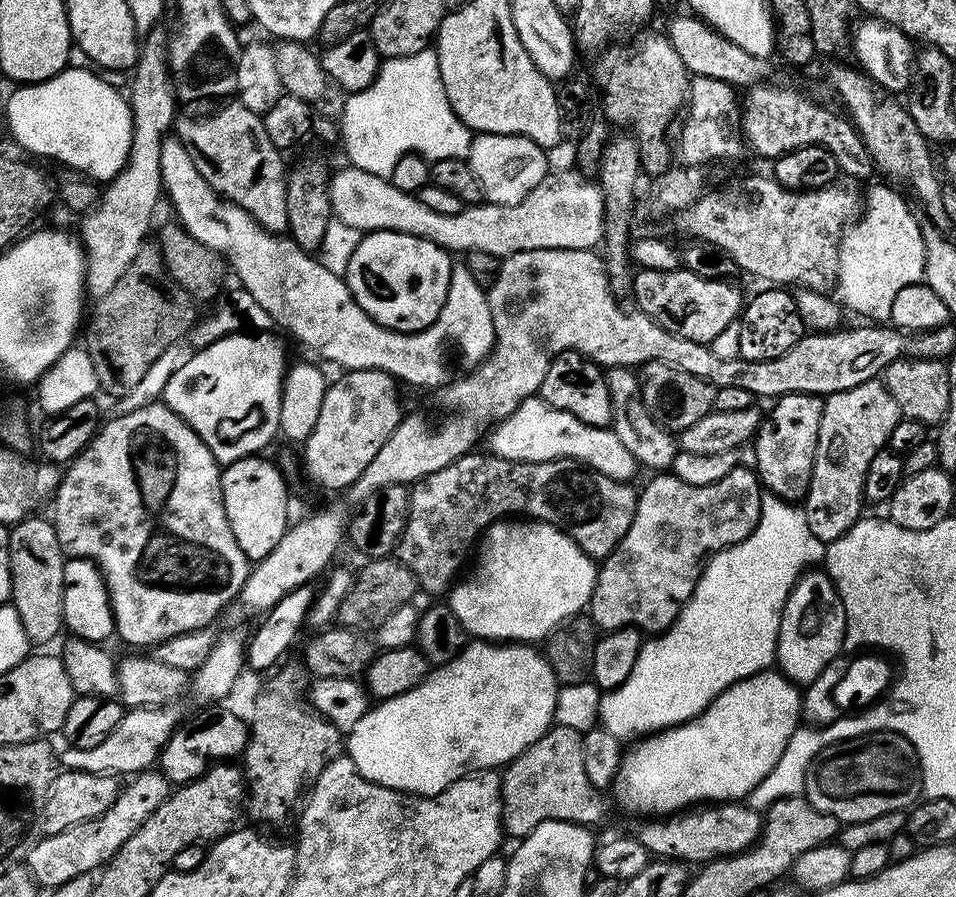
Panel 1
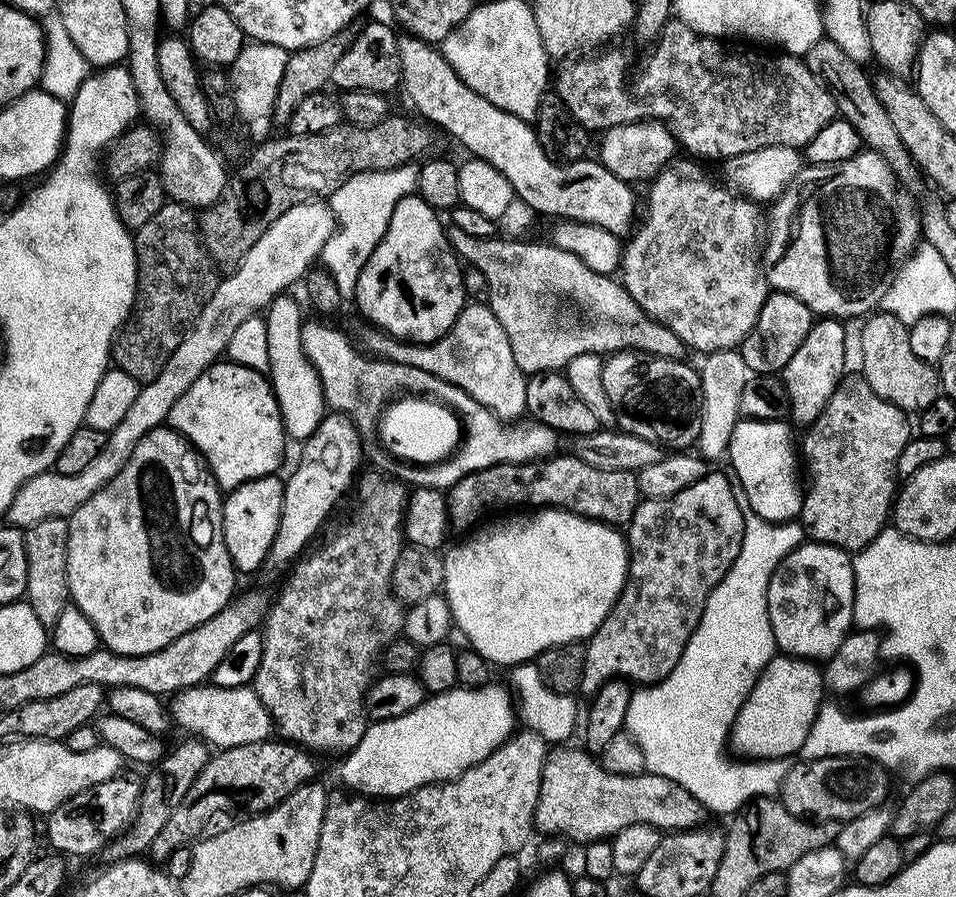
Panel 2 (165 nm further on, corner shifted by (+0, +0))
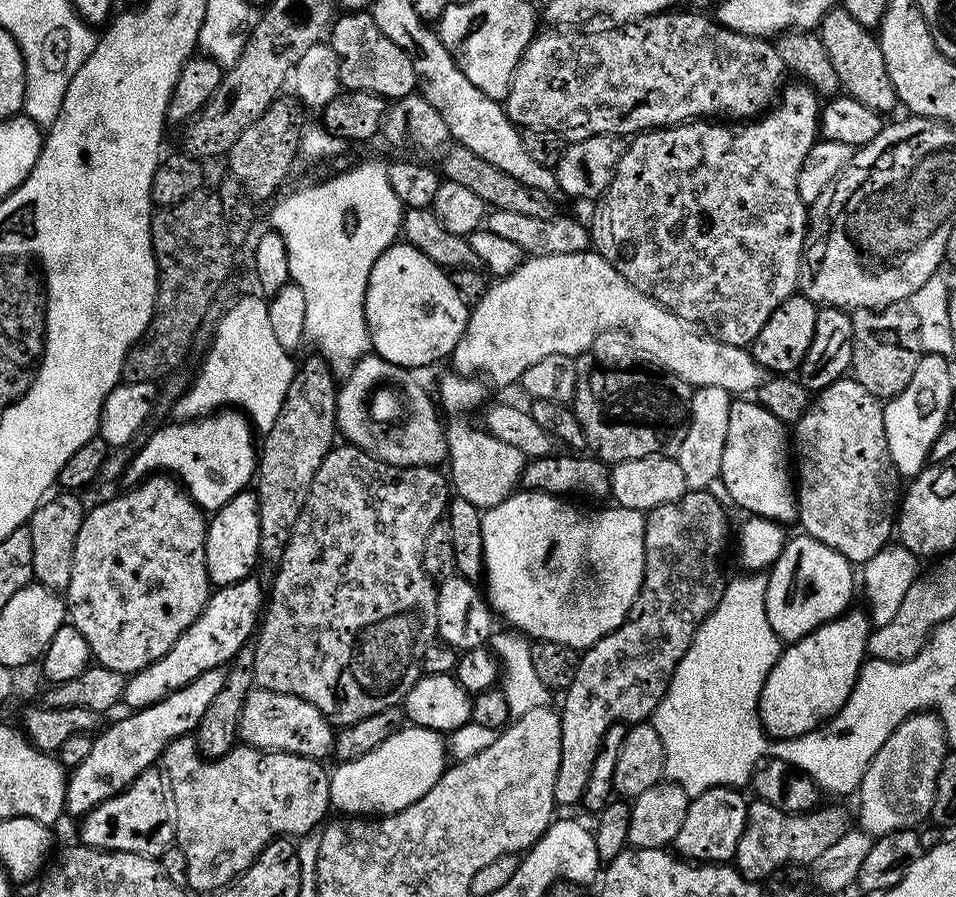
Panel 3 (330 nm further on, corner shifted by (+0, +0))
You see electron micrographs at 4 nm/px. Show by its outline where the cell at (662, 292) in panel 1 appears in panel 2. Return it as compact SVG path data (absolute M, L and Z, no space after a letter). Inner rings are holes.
M684 158L688 160L680 159L673 159L671 165L665 168L664 171L659 172L651 183L647 185L647 188L649 187L648 201L645 204L643 201L642 219L639 221L638 227L627 237L626 243L623 245L620 267L618 269L618 279L623 284L624 289L630 294L630 298L634 298L634 302L639 308L650 319L673 332L680 339L680 343L685 349L693 348L694 351L700 352L699 354L721 352L727 348L736 350L739 349L740 343L746 338L746 334L750 334L754 322L758 322L758 314L762 310L762 302L767 298L770 291L766 272L762 267L761 253L756 253L756 247L759 244L761 247L762 244L762 208L757 201L749 200L746 196L741 196L739 192L732 191L731 188L725 186L723 183L717 182L715 184L714 181L708 180L707 174L704 173L705 165L703 163L697 162L692 158Z

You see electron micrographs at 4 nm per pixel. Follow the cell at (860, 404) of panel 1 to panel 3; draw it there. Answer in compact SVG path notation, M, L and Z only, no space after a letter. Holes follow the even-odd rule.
M854 378L836 380L830 386L823 388L821 392L815 393L806 414L802 414L802 418L796 421L794 431L796 431L796 436L794 432L794 472L798 477L798 524L804 527L801 528L803 535L813 536L818 542L830 546L830 550L838 550L838 554L845 556L854 566L862 566L867 560L874 558L874 554L878 554L878 550L887 548L893 539L894 525L898 515L898 501L902 496L902 480L890 458L890 450L886 442L884 404L877 400L874 394L870 394L870 390L866 390L866 386L862 386Z

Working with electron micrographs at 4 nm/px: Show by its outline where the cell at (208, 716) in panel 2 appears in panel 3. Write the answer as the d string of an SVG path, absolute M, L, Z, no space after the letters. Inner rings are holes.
M253 687L246 694L246 702L242 706L242 718L240 719L239 739L247 747L261 748L264 752L289 752L299 756L309 756L311 760L323 761L324 755L331 753L334 748L333 721L320 713L310 702L306 702L297 696L291 696L288 692L271 692L265 688Z

